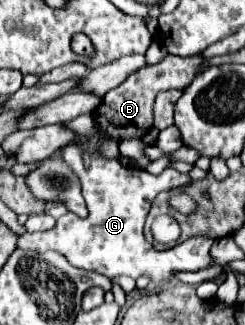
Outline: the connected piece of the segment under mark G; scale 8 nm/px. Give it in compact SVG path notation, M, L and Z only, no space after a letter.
M67 144L58 151L62 158L67 160L72 171L79 176L89 216L79 218L77 214L67 212L57 220L55 228L47 232L33 232L33 234L25 232L23 236L19 236L19 246L23 250L27 248L33 252L57 250L75 268L99 272L107 278L131 276L137 280L139 276L147 276L153 282L169 280L177 272L187 272L187 270L193 272L215 266L215 260L211 258L211 246L213 246L211 238L191 238L171 250L159 252L143 236L143 226L151 202L159 192L187 184L189 180L187 174L181 174L177 170L165 170L159 176L153 176L147 170L135 166L121 166L113 158L93 158L89 168L85 168L81 152L75 144Z

